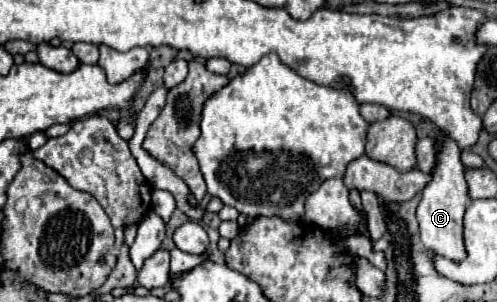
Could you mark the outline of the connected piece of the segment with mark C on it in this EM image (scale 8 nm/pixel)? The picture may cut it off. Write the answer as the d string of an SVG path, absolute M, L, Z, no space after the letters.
M444 135L442 141L438 141L438 167L432 173L432 181L422 193L422 201L418 205L418 225L420 225L420 241L424 245L424 251L432 255L440 255L446 259L452 259L456 263L466 259L466 249L464 249L464 211L470 201L468 197L468 187L464 179L464 165L460 161L460 149L458 145Z

